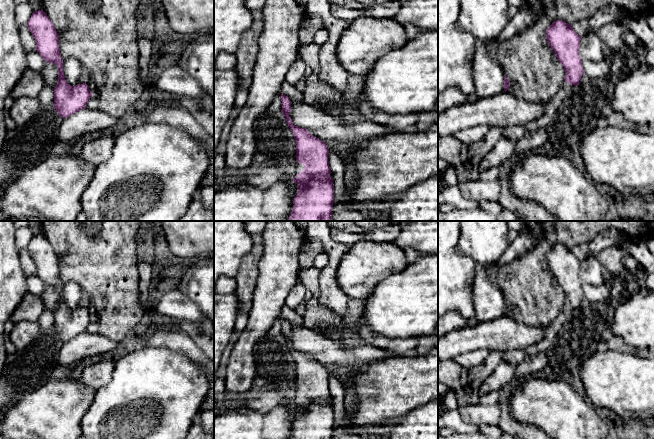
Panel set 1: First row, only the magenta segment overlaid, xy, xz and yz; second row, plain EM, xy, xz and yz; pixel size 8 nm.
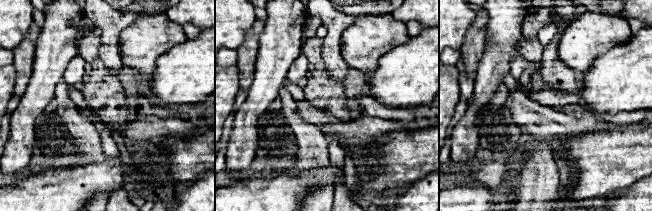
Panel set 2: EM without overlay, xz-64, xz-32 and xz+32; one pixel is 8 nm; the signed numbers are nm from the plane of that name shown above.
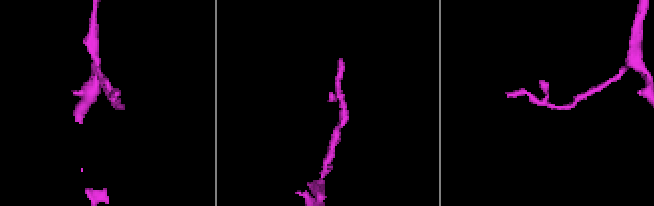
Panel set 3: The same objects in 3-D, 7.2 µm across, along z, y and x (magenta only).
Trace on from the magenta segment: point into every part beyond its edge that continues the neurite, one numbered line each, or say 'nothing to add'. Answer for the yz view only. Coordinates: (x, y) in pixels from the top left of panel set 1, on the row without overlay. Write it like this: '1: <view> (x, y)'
nothing to add

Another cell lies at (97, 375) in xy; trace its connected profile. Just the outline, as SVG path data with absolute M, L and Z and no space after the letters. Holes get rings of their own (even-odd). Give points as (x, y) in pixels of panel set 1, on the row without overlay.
M100 360L99 362L86 365L80 378L83 385L95 390L107 385L115 368L115 361Z

